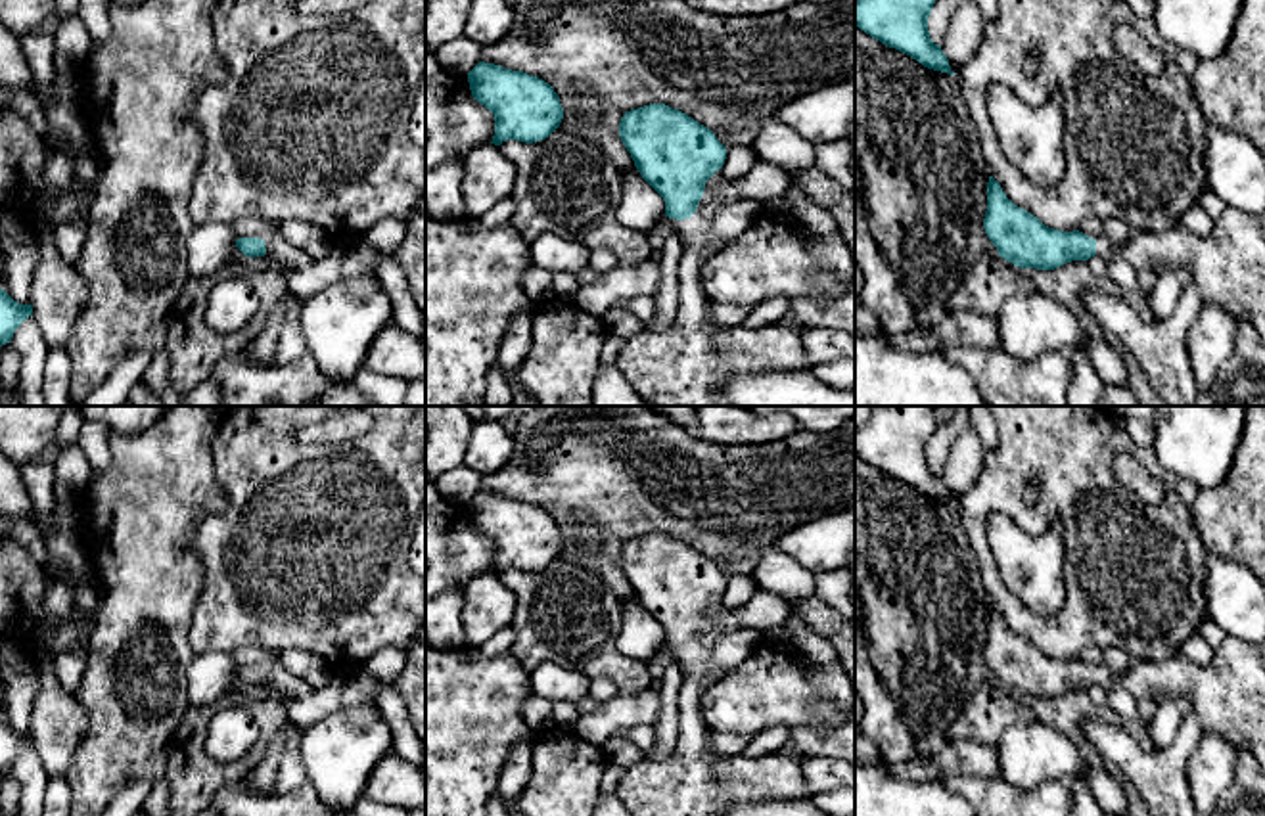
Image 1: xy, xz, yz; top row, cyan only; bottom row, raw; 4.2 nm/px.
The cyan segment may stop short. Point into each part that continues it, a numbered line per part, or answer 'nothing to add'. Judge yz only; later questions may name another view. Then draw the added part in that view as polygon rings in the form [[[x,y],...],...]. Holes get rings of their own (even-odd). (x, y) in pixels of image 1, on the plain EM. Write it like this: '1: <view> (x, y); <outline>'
1: yz (1227, 694); [[[1227,636],[1208,665],[1194,665],[1183,655],[1163,663],[1135,661],[1121,672],[1102,665],[1094,680],[1158,705],[1183,697],[1204,732],[1217,732],[1234,747],[1246,745],[1265,774],[1265,642]]]

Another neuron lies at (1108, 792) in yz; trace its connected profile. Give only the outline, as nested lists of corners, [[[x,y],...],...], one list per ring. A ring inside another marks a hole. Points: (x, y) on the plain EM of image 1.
[[[1085,766],[1083,776],[1106,816],[1127,814],[1127,797],[1119,780],[1112,778],[1106,770],[1092,766]]]

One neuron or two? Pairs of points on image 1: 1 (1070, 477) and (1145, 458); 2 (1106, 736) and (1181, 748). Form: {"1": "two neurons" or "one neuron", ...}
{"1": "one neuron", "2": "one neuron"}

